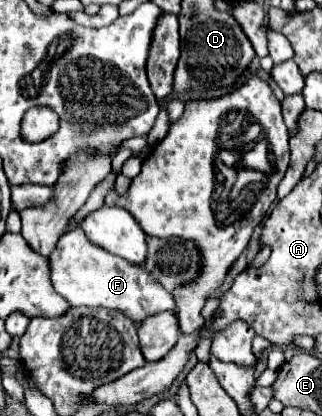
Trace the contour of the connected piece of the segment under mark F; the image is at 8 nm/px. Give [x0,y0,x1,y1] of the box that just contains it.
[49,227,175,323]

